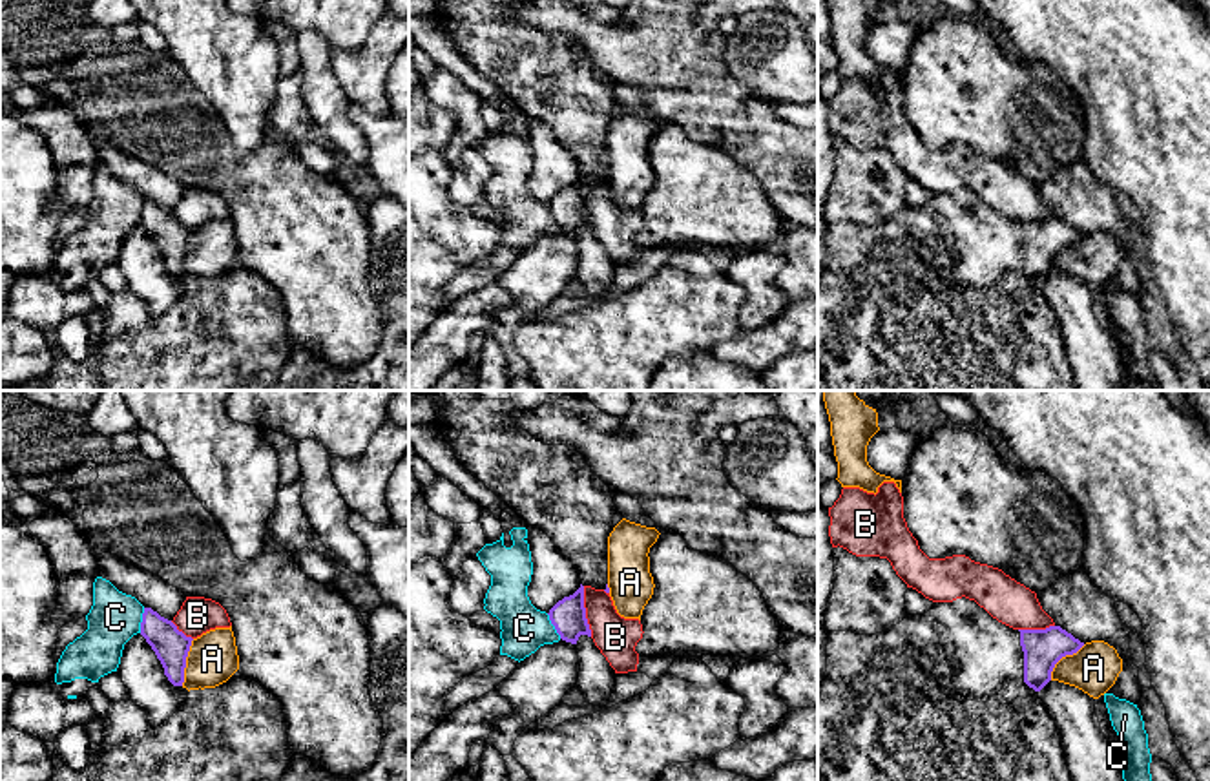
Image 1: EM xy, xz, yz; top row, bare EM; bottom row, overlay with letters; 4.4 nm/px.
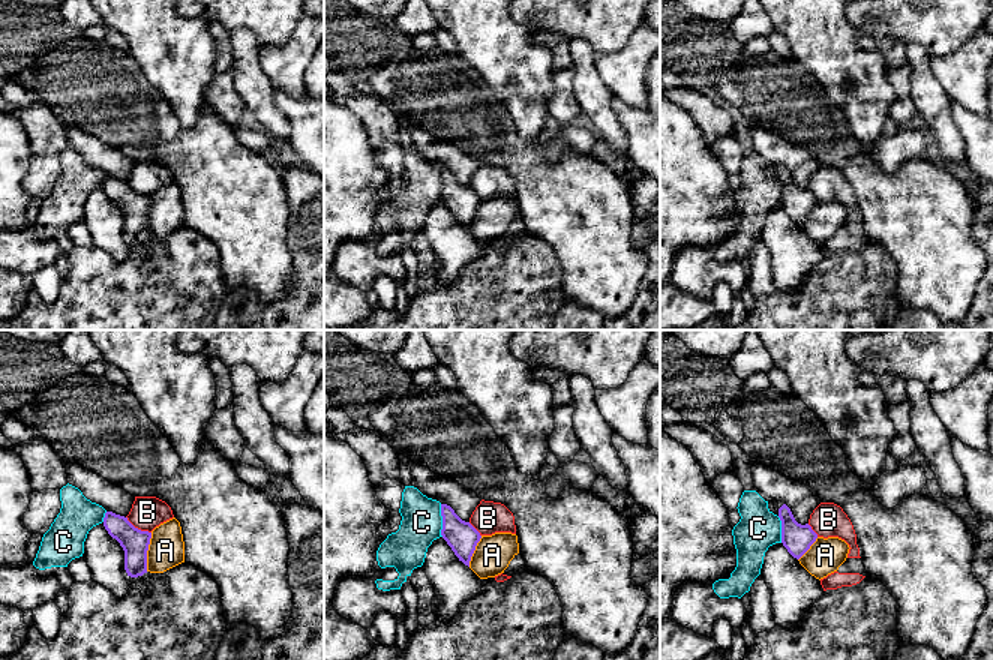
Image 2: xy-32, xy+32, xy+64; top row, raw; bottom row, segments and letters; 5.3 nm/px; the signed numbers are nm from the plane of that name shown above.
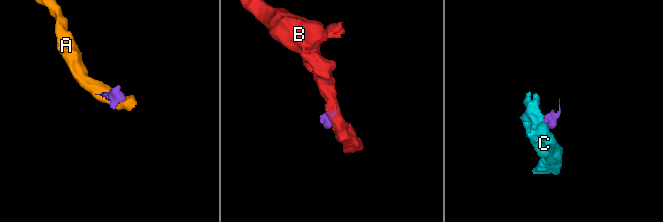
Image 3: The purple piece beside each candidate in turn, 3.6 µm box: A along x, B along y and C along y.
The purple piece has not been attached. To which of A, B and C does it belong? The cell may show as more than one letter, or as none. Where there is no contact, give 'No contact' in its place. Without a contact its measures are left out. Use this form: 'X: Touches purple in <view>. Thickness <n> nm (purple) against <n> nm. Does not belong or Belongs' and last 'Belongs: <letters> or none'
A: Touches purple in xy. Thickness 150 nm (purple) against 220 nm. Does not belong
B: Touches purple in xz. Thickness 160 nm (purple) against 180 nm. Does not belong
C: Touches purple in xy. Thickness 150 nm (purple) against 220 nm. Does not belong
Belongs: none

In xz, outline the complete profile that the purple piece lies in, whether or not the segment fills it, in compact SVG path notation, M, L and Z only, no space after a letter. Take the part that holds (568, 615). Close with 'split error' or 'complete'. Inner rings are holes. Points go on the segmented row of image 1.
M582 584L573 595L558 600L548 615L560 640L540 646L496 686L496 692L513 704L513 712L493 724L487 745L504 755L509 781L531 781L511 755L513 745L575 686L579 664L575 644L580 635L591 637Z; split error

